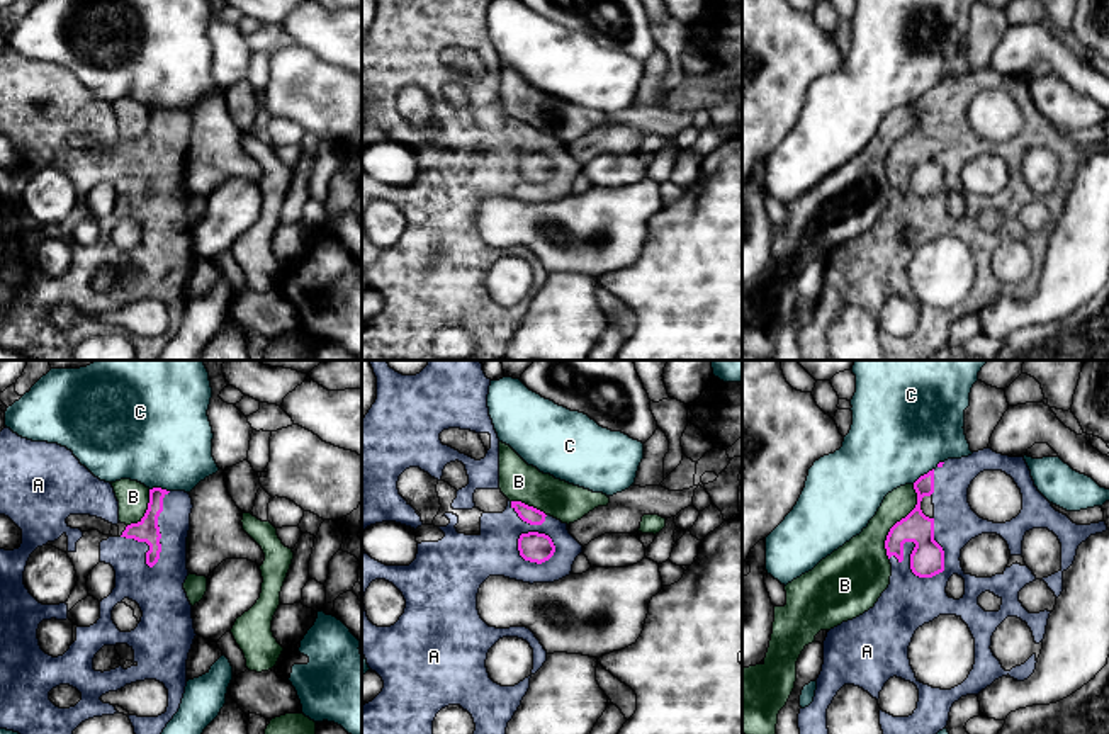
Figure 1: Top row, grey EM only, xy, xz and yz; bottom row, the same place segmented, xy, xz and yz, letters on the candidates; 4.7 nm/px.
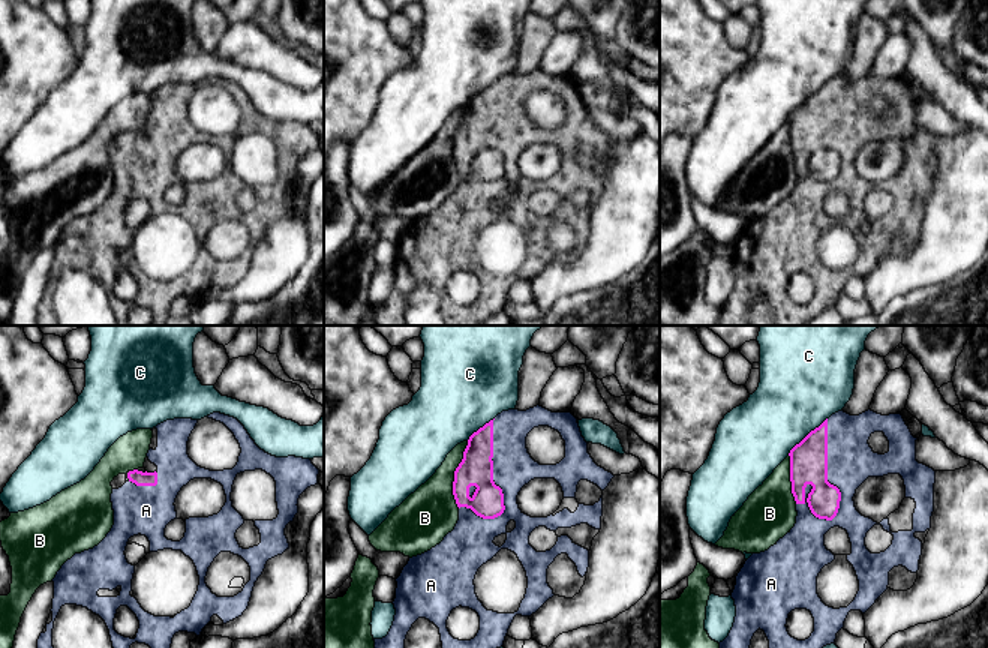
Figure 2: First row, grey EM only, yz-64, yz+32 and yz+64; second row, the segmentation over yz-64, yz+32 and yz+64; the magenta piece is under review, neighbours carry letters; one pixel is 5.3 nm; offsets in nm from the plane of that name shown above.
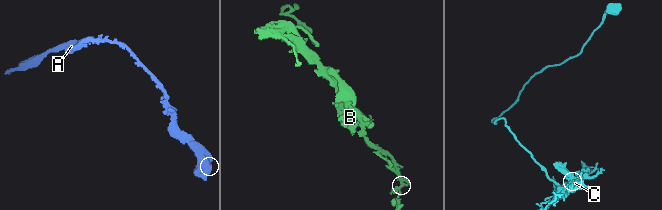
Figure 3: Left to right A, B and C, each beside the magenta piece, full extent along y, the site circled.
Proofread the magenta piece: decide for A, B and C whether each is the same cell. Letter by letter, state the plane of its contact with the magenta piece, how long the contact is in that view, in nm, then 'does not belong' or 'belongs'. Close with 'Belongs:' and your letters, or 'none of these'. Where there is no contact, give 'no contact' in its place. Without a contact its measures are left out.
A: contact in yz; length 300 nm; belongs
B: contact in yz; length 380 nm; does not belong
C: contact in yz; length 130 nm; does not belong
Belongs: A

